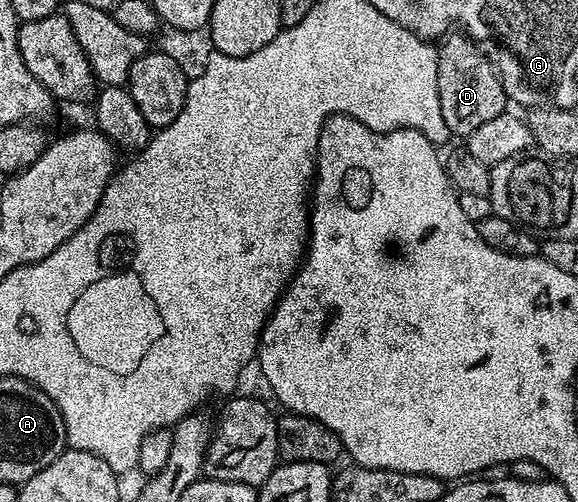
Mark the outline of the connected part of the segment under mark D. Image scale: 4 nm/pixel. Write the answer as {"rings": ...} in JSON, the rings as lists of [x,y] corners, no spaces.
{"rings":[[[452,30],[443,37],[436,53],[438,62],[438,102],[442,102],[442,118],[446,118],[449,133],[466,138],[478,126],[498,118],[509,107],[504,83],[496,65],[488,59],[487,51],[471,36],[460,30]]]}

